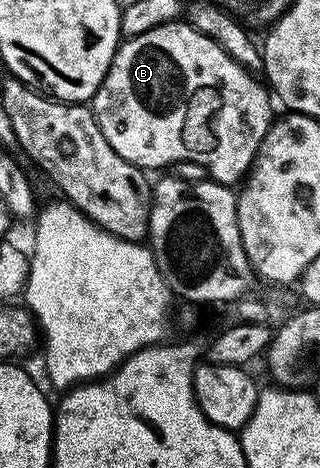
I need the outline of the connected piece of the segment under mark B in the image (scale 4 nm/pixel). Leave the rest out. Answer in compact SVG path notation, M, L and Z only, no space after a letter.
M177 19L168 22L164 26L156 26L152 30L144 30L144 34L131 36L119 43L118 52L112 58L110 69L106 71L104 82L99 86L96 95L94 95L92 111L96 122L100 126L100 130L104 134L104 138L108 138L108 146L112 146L112 150L116 150L116 154L120 154L120 158L132 162L137 168L143 170L162 168L165 164L170 166L180 160L200 162L200 166L206 168L206 174L209 179L215 180L217 184L234 186L254 167L254 156L258 152L258 147L264 142L271 123L275 119L276 113L274 113L273 106L270 105L270 100L272 101L272 93L269 87L255 73L249 72L244 66L240 66L240 62L233 60L223 48L216 42L212 42L212 38L208 38L208 34L200 34L200 30L196 30L193 24Z

